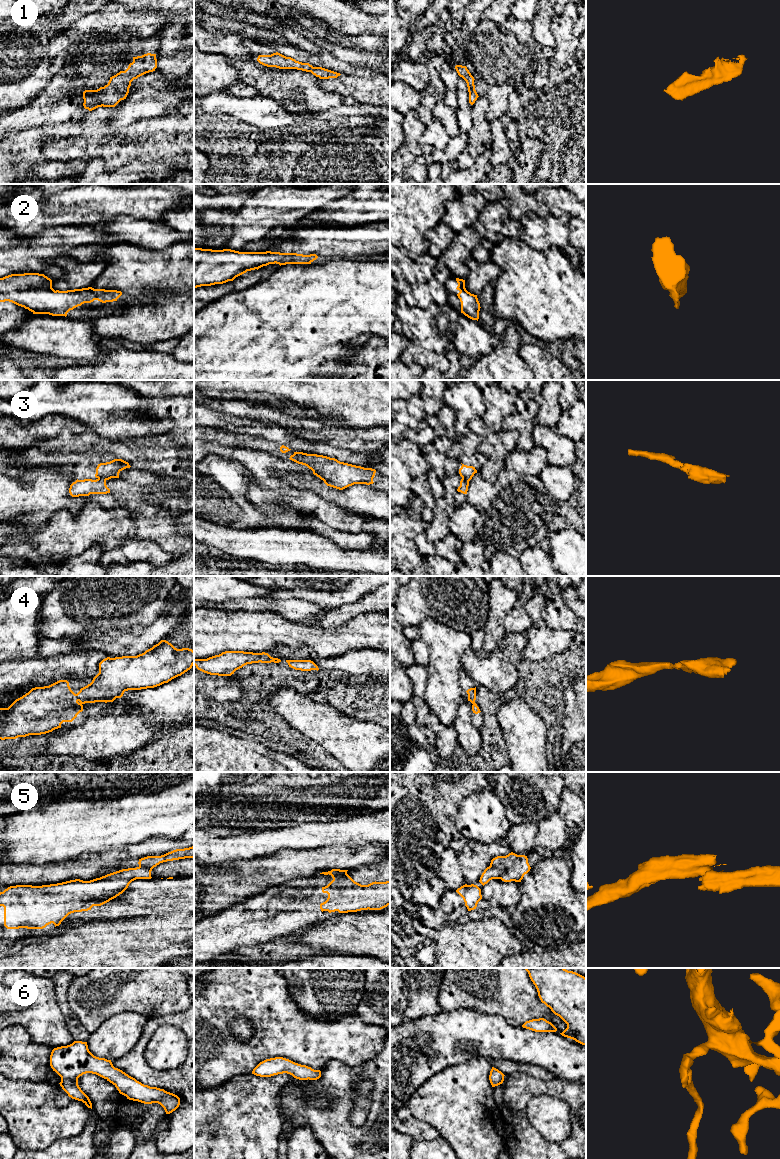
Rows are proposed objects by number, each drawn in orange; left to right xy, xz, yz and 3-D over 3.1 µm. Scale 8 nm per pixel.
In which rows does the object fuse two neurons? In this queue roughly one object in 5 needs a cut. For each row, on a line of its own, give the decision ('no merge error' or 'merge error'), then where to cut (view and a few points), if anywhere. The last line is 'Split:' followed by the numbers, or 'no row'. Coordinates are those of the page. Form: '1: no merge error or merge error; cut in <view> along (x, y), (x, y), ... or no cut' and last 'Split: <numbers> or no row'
1: no merge error; no cut
2: no merge error; no cut
3: no merge error; no cut
4: no merge error; no cut
5: merge error; cut in yz along (490, 864), (498, 870), (500, 878)
6: no merge error; no cut
Split: 5

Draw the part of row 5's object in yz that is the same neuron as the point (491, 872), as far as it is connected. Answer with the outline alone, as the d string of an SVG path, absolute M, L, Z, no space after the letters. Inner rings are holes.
M490 865L482 873L479 882L484 886L492 879L500 879L500 872L496 867Z

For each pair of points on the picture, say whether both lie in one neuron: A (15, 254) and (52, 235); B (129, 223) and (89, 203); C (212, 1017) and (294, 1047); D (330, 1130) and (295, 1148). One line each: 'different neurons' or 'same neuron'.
A: same neuron
B: different neurons
C: same neuron
D: different neurons

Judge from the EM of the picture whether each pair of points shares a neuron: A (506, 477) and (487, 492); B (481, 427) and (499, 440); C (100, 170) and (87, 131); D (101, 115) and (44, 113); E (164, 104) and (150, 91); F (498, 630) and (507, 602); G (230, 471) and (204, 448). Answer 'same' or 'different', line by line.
A: same
B: same
C: different
D: different
E: same
F: same
G: different

